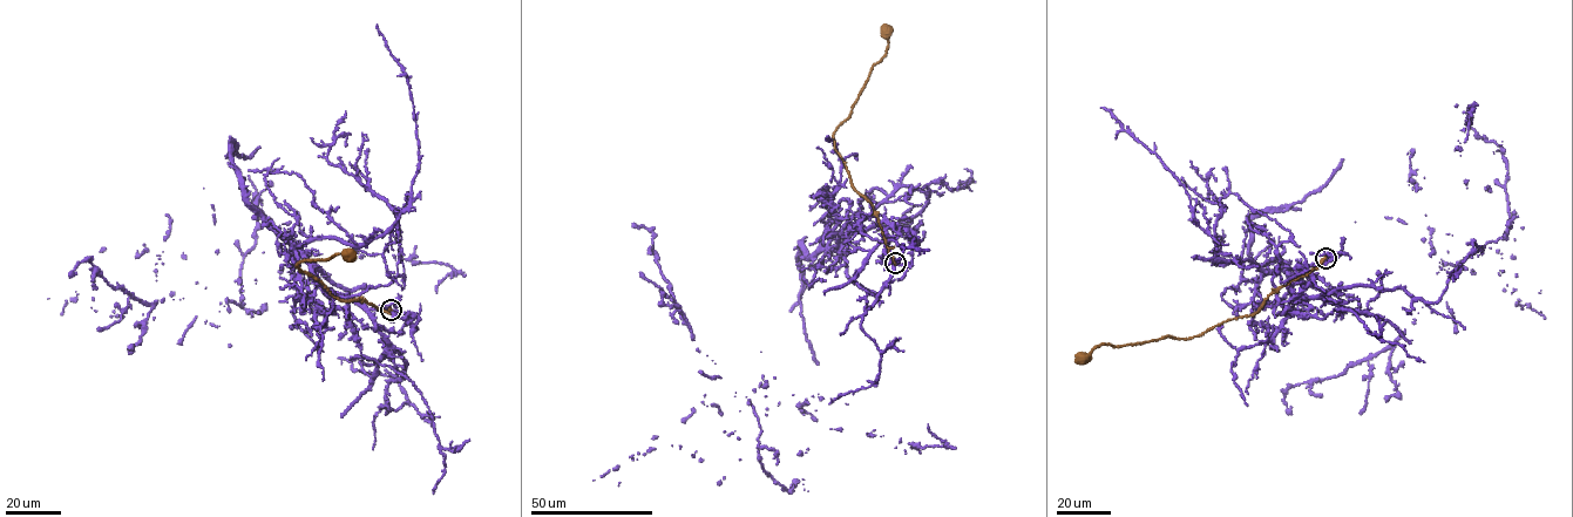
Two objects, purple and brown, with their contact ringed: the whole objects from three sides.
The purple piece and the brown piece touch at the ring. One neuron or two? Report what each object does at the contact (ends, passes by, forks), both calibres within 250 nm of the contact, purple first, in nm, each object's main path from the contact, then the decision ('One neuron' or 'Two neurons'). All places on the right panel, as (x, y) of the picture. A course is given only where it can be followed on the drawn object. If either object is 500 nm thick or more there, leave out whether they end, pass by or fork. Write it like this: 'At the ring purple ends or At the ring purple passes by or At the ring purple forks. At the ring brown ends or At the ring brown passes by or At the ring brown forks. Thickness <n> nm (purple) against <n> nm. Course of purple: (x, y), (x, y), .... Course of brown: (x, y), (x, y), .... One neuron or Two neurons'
At the ring purple passes by. At the ring brown passes by. Thickness 140 nm (purple) against 180 nm. Course of purple: (1326, 258), (1289, 290), (1249, 220), (1343, 160), (1409, 167), (1456, 263), (1505, 238), (1470, 106), (1464, 142). Course of brown: (1326, 258), (1275, 288), (1253, 314), (1187, 338), (1103, 344), (1082, 360). Two neurons

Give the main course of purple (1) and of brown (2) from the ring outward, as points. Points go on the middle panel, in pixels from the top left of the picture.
1: (895, 263), (883, 222), (799, 243), (816, 365), (805, 410), (750, 400), (758, 447), (947, 447), (928, 424)
2: (895, 263), (873, 205), (854, 189), (833, 135), (885, 55), (886, 29)

